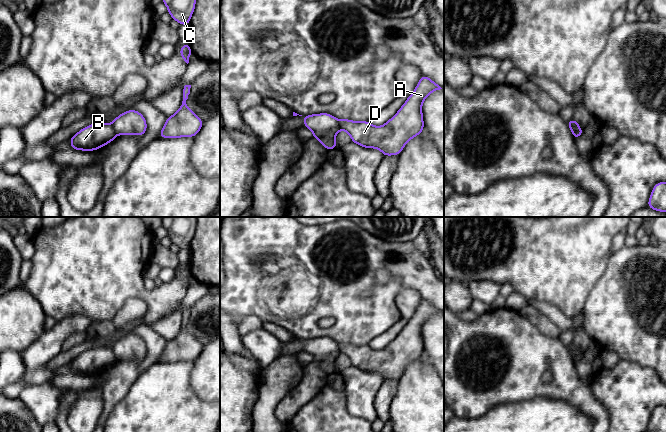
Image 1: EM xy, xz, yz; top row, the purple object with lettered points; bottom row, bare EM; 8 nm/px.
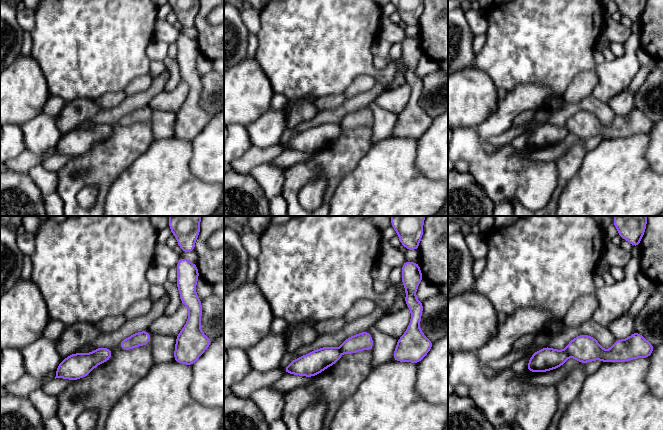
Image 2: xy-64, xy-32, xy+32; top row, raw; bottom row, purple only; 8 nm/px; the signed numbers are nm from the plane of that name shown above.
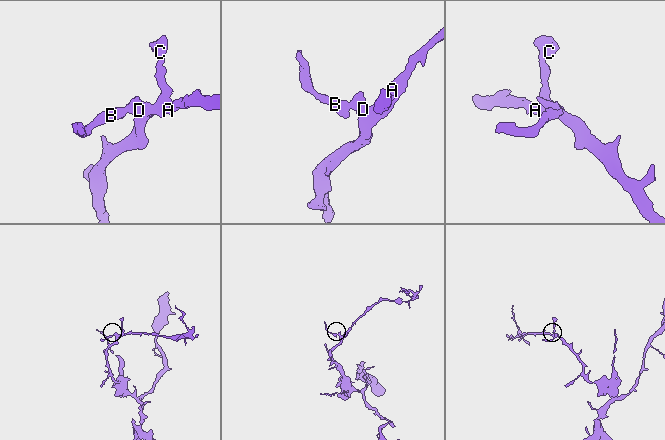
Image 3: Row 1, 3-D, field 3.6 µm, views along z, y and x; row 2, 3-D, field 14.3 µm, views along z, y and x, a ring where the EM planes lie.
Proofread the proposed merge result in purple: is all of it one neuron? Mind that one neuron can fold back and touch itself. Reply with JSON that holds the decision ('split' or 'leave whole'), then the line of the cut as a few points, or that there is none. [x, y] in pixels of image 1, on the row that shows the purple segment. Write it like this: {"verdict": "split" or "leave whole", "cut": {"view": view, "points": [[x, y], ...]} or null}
{"verdict": "split", "cut": {"view": "xy", "points": [[110, 124], [116, 134]]}}

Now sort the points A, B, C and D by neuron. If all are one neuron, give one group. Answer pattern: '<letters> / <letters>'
A C D / B

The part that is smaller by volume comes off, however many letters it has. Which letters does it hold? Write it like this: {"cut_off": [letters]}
{"cut_off": ["B"]}

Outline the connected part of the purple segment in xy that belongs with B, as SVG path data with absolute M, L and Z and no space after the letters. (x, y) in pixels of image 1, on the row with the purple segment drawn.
M95 123L88 125L72 136L70 145L75 150L94 151L112 142L116 135L111 124Z

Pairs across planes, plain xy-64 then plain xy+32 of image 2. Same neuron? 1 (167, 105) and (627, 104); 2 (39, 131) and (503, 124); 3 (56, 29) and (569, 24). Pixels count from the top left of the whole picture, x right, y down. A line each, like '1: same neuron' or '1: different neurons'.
1: same neuron
2: same neuron
3: same neuron

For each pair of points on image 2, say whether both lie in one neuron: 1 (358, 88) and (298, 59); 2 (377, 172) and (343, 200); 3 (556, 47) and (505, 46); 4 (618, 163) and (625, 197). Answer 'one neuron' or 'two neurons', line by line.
1: two neurons
2: one neuron
3: one neuron
4: one neuron

